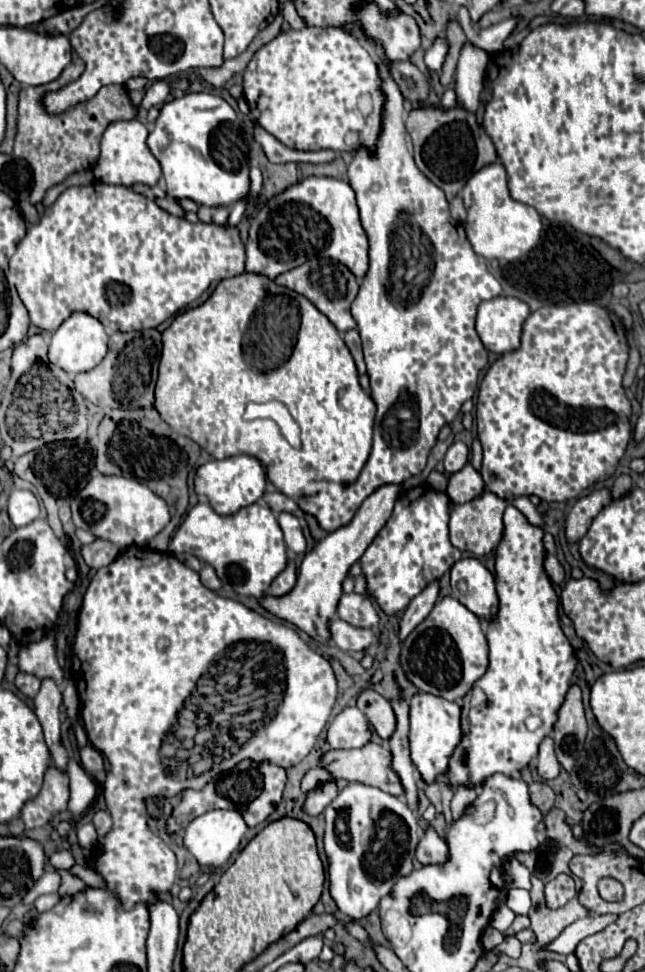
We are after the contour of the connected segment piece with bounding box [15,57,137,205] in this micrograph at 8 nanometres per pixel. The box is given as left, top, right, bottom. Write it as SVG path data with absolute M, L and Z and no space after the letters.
M79 57L73 59L63 73L51 81L51 85L25 85L19 93L19 109L17 109L17 135L15 135L15 151L19 151L21 159L27 159L33 167L35 185L31 189L31 203L39 203L45 197L45 191L53 185L59 185L65 181L67 175L81 171L81 169L93 169L97 157L99 157L99 143L101 135L113 121L119 119L135 119L137 107L127 97L125 85L105 85L97 91L97 95L85 103L75 105L71 111L61 115L49 115L43 105L41 97L47 91L57 91L63 85L75 81L83 73L83 61Z

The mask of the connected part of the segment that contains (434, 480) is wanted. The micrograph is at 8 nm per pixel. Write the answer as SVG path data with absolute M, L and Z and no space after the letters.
M431 471L429 477L427 477L427 483L429 483L435 491L445 491L445 487L447 487L447 477L445 477L443 473L439 473L439 471Z

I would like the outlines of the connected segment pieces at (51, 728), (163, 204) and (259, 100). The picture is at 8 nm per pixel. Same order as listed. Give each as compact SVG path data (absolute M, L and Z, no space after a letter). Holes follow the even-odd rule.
M43 679L37 697L33 699L35 715L43 727L45 743L51 751L51 759L55 767L67 767L67 749L61 745L61 721L59 721L59 707L61 707L61 689L55 685L53 679Z
M163 197L163 199L155 199L155 203L161 207L161 209L165 209L165 211L169 211L171 215L177 215L177 217L183 217L185 215L185 211L173 201L173 199L167 199L167 197Z
M305 27L301 31L285 31L285 33L279 33L271 43L267 43L265 47L261 47L253 59L249 61L245 73L243 73L243 95L245 99L249 101L249 107L251 107L251 115L253 119L267 131L271 133L277 141L281 141L285 147L291 147L291 149L299 149L299 151L319 151L319 149L335 149L335 151L355 151L357 145L373 145L379 131L381 131L381 107L383 107L383 95L381 95L381 89L379 89L379 75L377 75L377 63L375 59L371 57L369 51L365 51L365 47L347 31L339 29L339 27ZM363 121L367 121L367 135L363 139L363 135L359 133ZM351 137L351 147L347 145L347 139Z

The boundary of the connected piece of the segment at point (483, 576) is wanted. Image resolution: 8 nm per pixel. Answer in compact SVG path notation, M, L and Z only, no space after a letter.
M475 557L459 559L451 567L453 597L479 617L491 619L497 613L499 599L491 571Z

